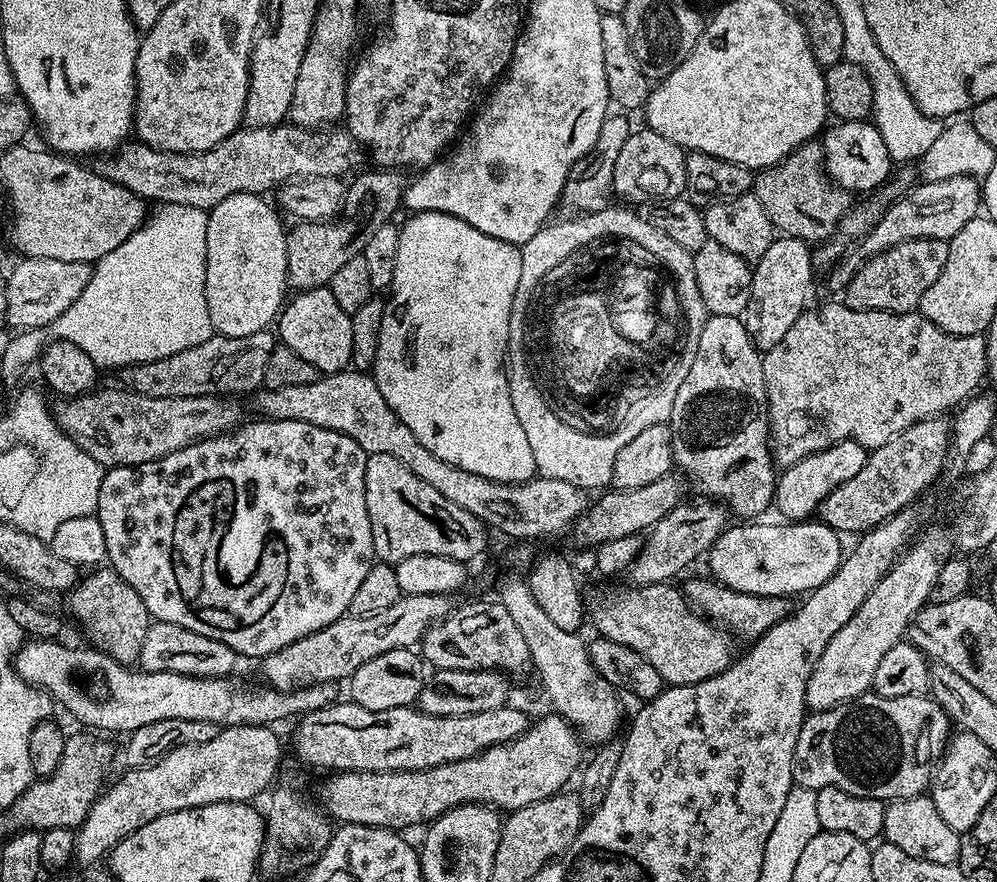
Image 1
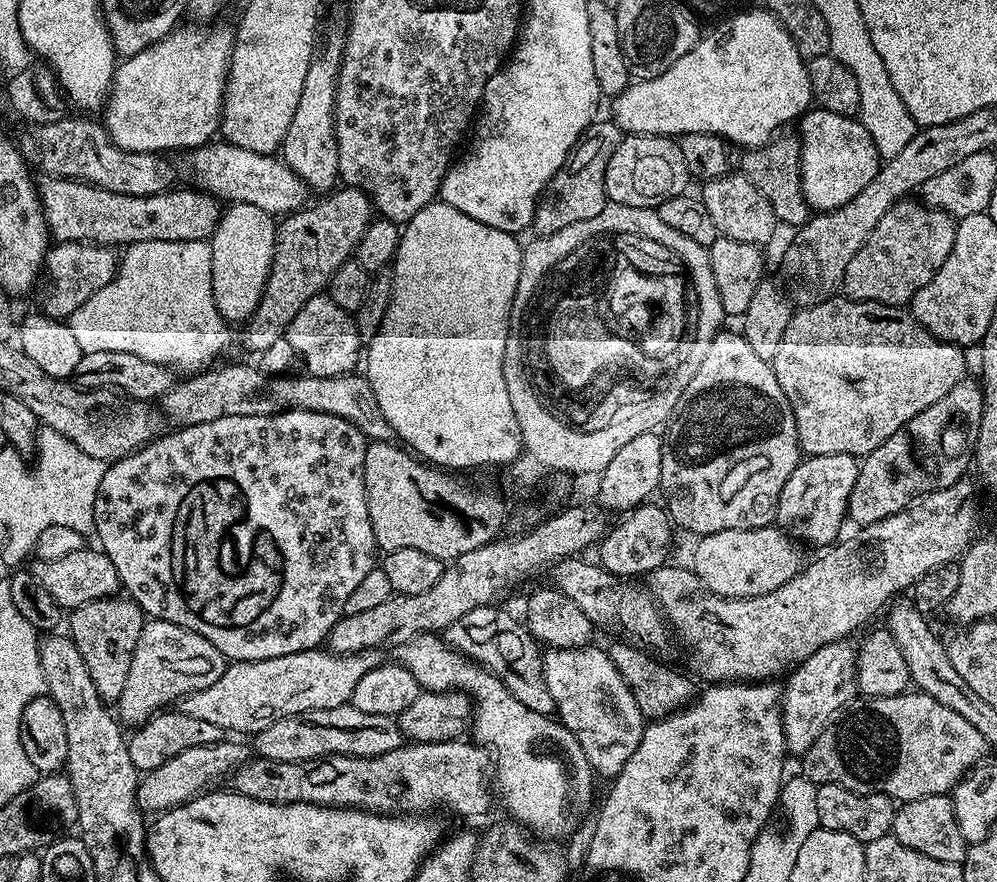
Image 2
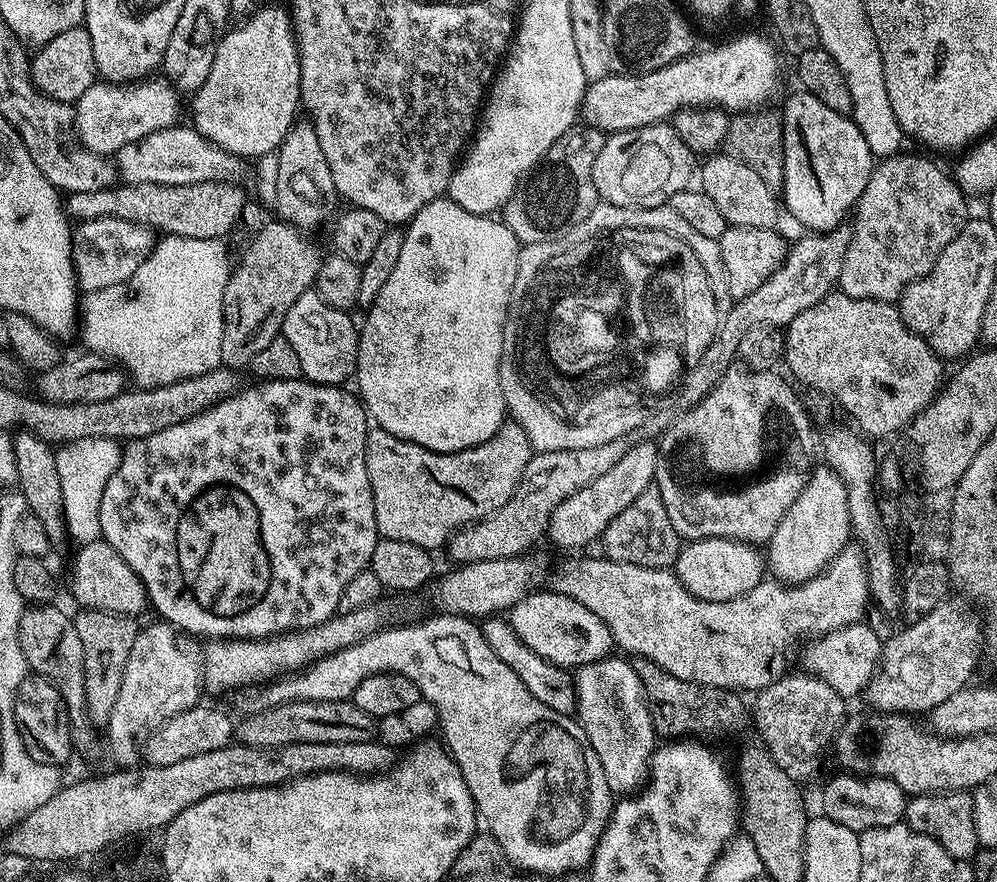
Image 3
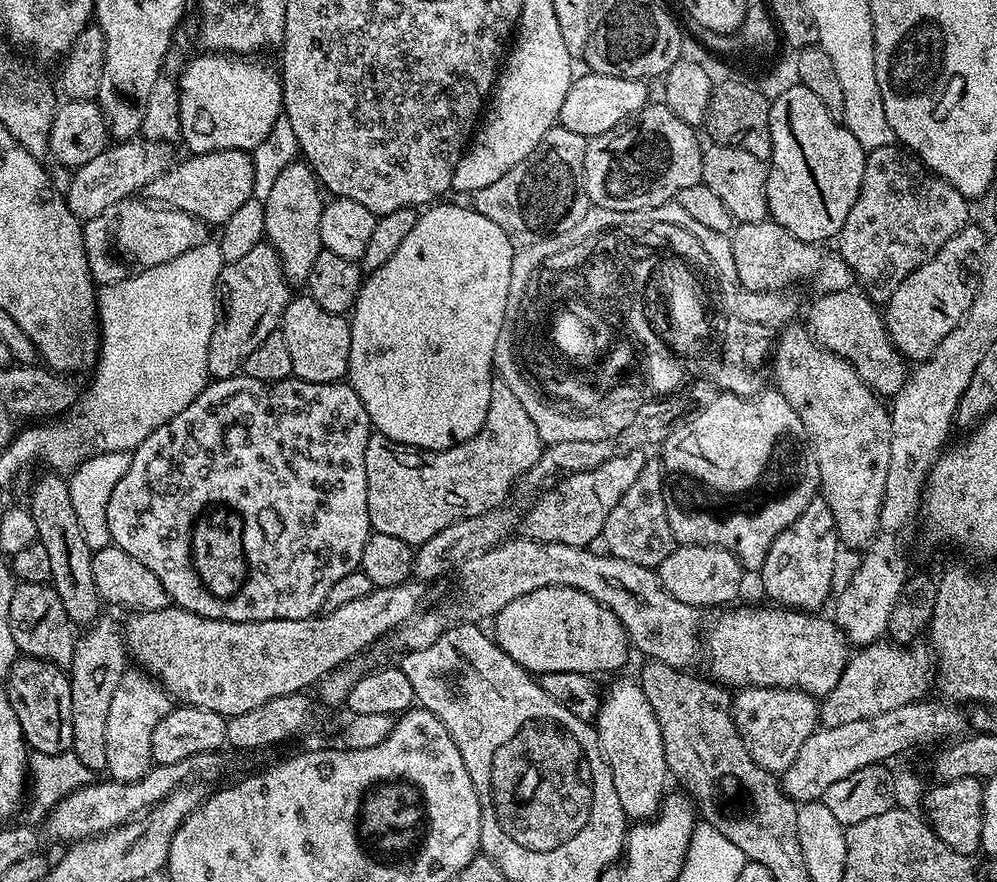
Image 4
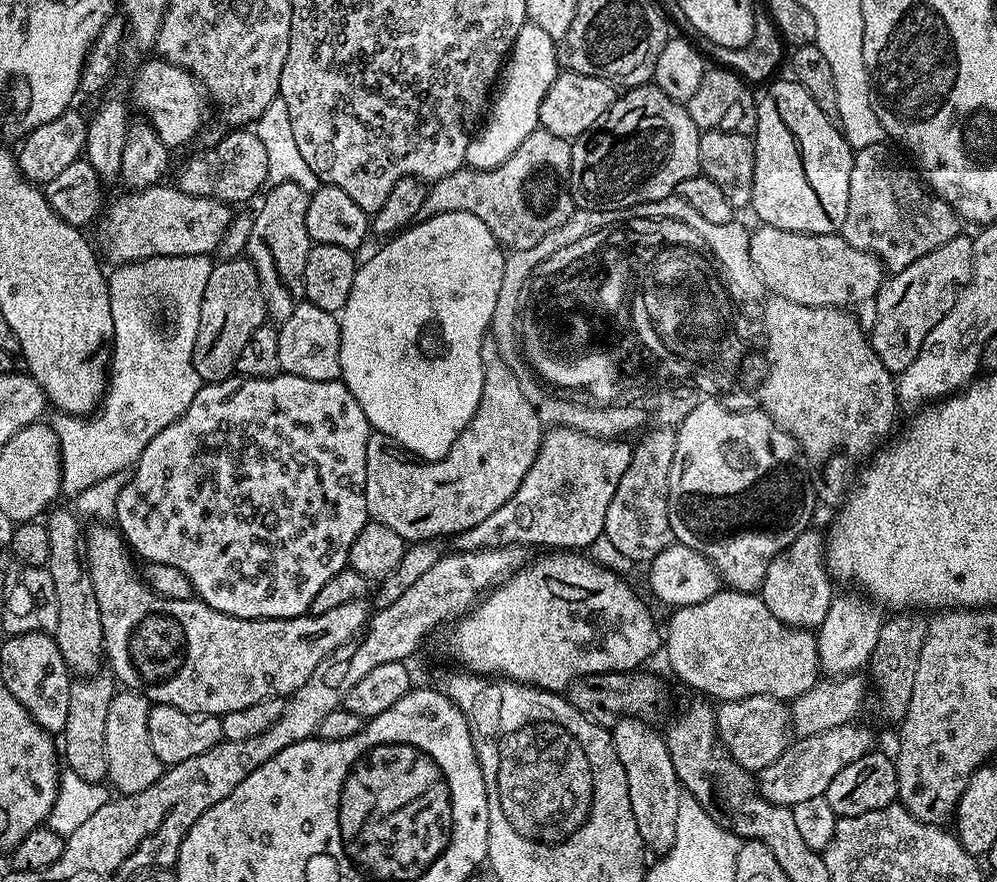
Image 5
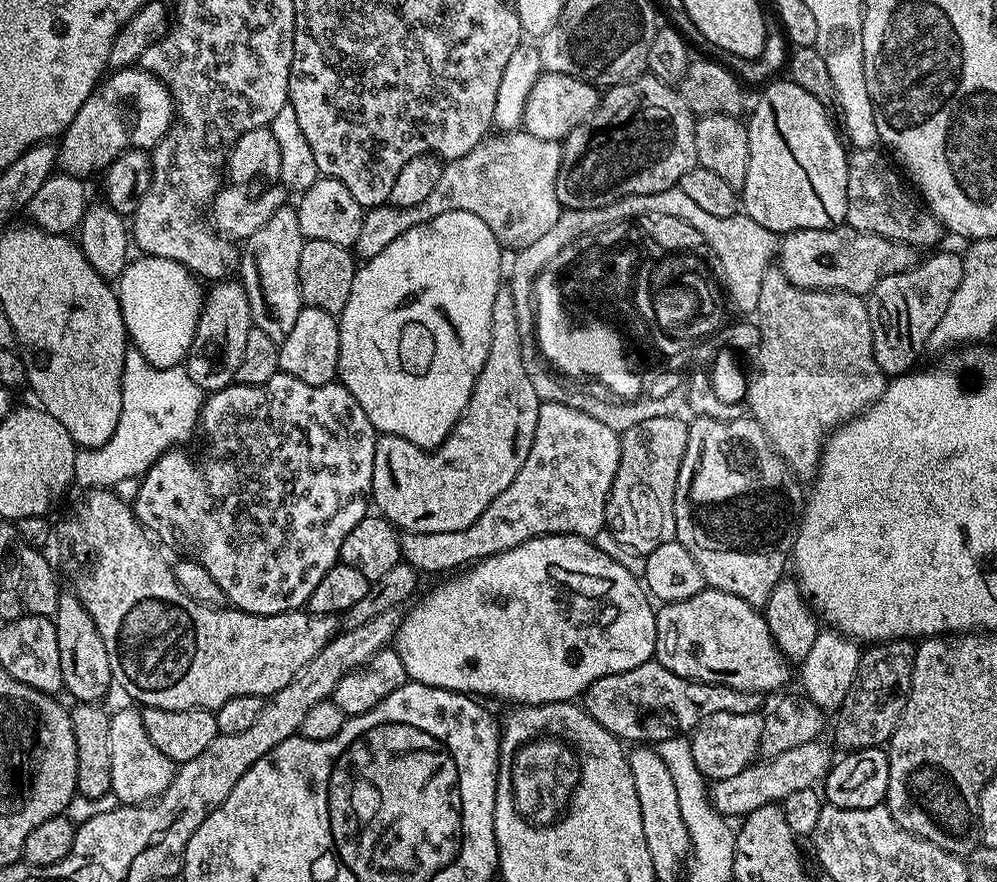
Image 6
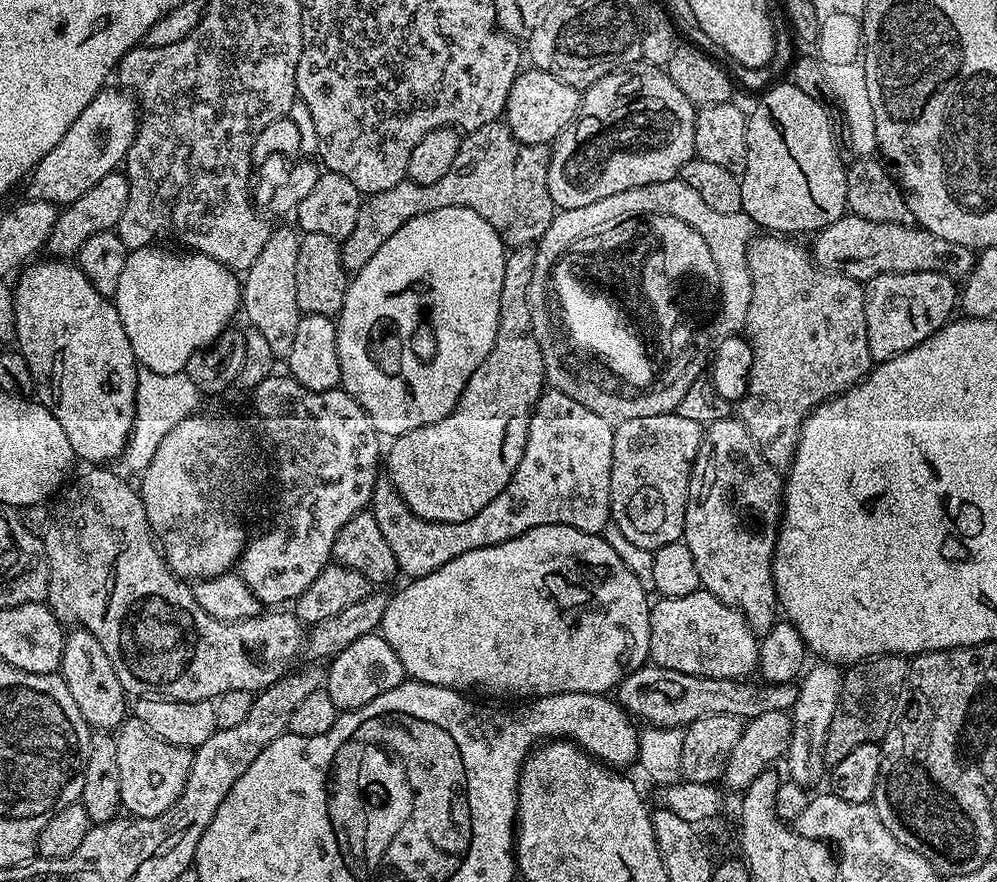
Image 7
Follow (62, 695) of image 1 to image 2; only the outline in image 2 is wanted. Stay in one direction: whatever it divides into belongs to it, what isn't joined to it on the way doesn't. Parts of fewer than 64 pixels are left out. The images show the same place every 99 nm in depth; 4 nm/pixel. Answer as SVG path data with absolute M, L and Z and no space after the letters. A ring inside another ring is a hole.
M311 648L305 652L286 654L282 658L265 660L238 660L225 667L222 678L179 701L179 711L218 726L221 733L248 732L255 734L274 726L282 718L310 710L330 710L351 701L354 686L362 674L370 674L385 663L383 651L367 648L349 656L331 650Z

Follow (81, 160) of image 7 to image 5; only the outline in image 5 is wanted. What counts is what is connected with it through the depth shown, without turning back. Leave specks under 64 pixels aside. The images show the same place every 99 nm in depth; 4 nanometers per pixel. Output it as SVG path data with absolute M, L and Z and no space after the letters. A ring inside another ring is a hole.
M159 58L151 59L141 66L140 73L133 78L130 100L135 107L136 104L140 107L140 112L144 115L141 117L152 125L164 145L170 150L176 150L183 144L190 143L199 134L209 101L199 83L185 68Z

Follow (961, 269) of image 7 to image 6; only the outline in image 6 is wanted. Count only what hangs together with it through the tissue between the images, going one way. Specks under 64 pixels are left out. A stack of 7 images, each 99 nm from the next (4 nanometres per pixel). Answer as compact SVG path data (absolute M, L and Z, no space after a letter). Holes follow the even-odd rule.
M847 226L827 228L826 230L798 230L797 232L790 232L787 233L787 235L785 235L778 244L778 267L781 272L786 274L786 278L791 284L798 286L799 288L822 288L825 290L835 290L837 292L852 292L855 296L867 297L869 293L871 293L872 287L874 287L879 280L886 278L895 272L905 272L907 268L913 268L917 262L917 249L912 248L908 244L899 244L890 238L882 238L878 234L870 234L869 232L859 232L858 230L854 230L853 228L849 228Z

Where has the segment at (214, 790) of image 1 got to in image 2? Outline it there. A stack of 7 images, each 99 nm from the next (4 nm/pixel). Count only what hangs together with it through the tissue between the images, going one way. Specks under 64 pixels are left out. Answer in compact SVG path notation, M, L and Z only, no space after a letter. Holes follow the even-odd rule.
M232 738L221 739L220 743L212 746L194 746L190 750L182 750L182 754L178 754L174 758L170 758L170 762L166 762L162 766L158 766L154 771L147 773L137 783L136 786L136 806L141 813L159 814L168 811L169 808L177 808L179 804L186 804L189 800L193 800L195 796L201 795L215 780L231 777L232 773L249 759L250 752L247 747L243 748L240 744L235 744L234 741L228 740Z

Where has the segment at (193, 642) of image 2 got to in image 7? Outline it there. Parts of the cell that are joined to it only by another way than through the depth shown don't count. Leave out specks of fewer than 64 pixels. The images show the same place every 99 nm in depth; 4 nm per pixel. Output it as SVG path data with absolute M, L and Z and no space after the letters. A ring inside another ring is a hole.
M125 719L115 733L118 746L118 774L122 781L120 803L123 811L132 818L154 818L162 815L184 792L190 774L193 753L158 738L142 722Z

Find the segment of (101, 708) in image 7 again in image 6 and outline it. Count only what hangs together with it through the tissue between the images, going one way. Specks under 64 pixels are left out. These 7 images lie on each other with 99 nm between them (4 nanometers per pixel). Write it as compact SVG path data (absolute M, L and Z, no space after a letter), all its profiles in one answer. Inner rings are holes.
M62 594L58 598L58 606L54 617L58 634L58 658L62 666L64 679L63 691L73 696L73 701L81 704L94 704L103 701L103 696L114 688L110 658L106 654L106 642L102 642L102 634L98 634L98 626L94 626L94 618L82 606L82 602L74 594Z

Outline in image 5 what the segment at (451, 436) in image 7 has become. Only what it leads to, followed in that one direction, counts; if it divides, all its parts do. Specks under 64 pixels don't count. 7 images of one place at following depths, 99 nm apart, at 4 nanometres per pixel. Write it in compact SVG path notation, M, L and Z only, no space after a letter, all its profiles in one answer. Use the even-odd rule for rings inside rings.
M486 338L482 342L482 362L484 363L484 385L482 398L478 402L478 410L474 418L458 434L454 446L440 460L421 460L405 452L399 444L386 438L381 432L372 432L366 442L366 510L369 520L377 520L382 526L390 526L394 534L398 534L406 542L419 542L441 538L455 537L457 532L465 532L482 518L490 518L498 506L502 506L518 490L522 478L526 478L526 470L534 462L540 449L542 439L542 422L530 406L522 386L518 386L518 378L514 378L514 370L506 366L500 357L495 339Z

